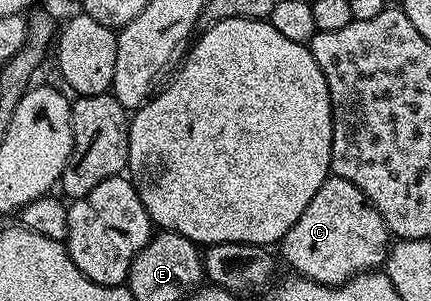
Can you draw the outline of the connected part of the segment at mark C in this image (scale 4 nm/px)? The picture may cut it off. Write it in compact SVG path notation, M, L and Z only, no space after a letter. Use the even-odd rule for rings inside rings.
M336 175L327 176L326 180L316 190L312 202L308 202L304 214L296 218L296 226L284 234L280 241L282 256L291 268L291 273L305 276L307 280L315 280L317 284L342 284L359 272L378 270L385 265L386 255L390 252L392 237L382 215L376 206L370 204L370 199L362 193L355 184Z

